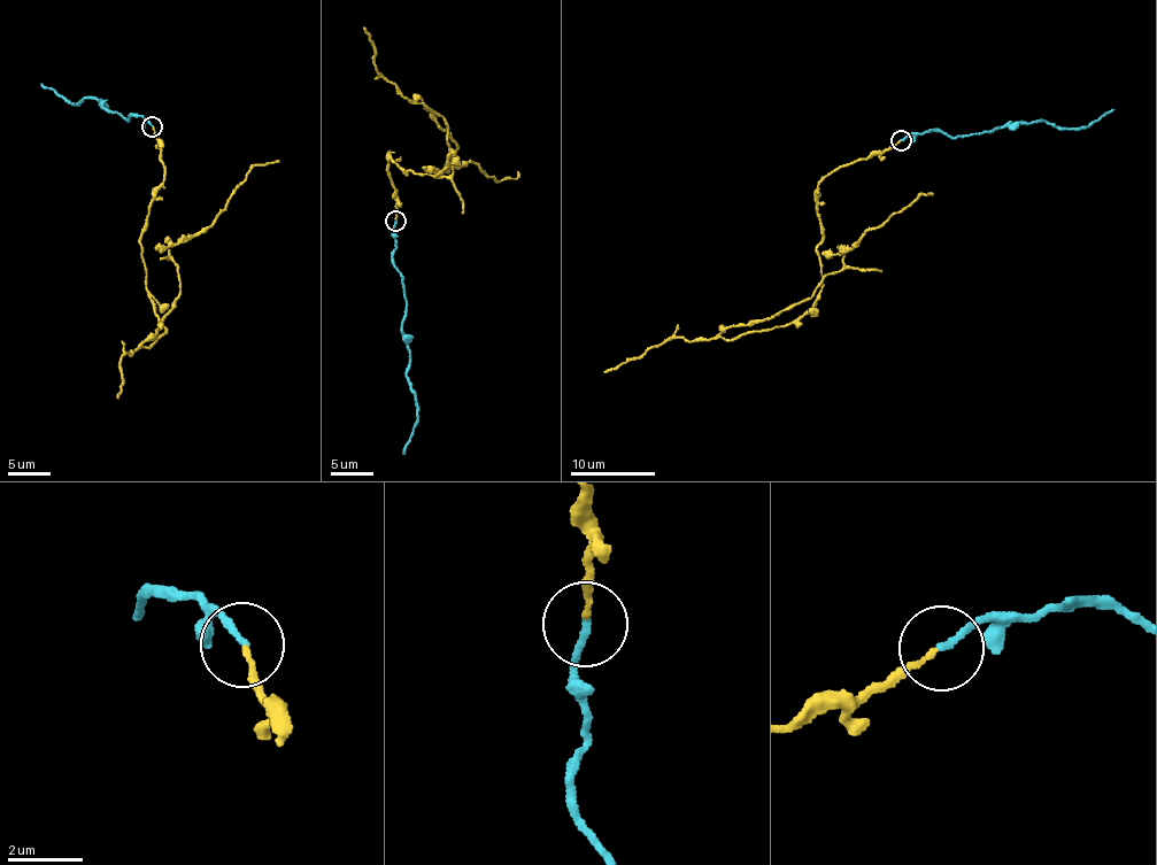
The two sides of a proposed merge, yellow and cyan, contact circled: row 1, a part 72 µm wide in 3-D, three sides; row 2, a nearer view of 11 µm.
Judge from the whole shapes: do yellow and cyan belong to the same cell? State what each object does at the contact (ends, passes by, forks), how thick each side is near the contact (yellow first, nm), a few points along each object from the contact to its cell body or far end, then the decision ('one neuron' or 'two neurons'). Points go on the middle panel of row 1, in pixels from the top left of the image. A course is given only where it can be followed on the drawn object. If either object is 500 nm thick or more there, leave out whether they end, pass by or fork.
yellow ends | cyan ends | 120/160 nm | yellow via (394, 221), (388, 151), (408, 175), (449, 155), (419, 98), (457, 148), (441, 176), (519, 171) | cyan via (394, 221), (393, 268), (402, 275), (402, 330), (410, 358), (407, 378), (415, 395), (417, 423), (406, 455) | two neurons

